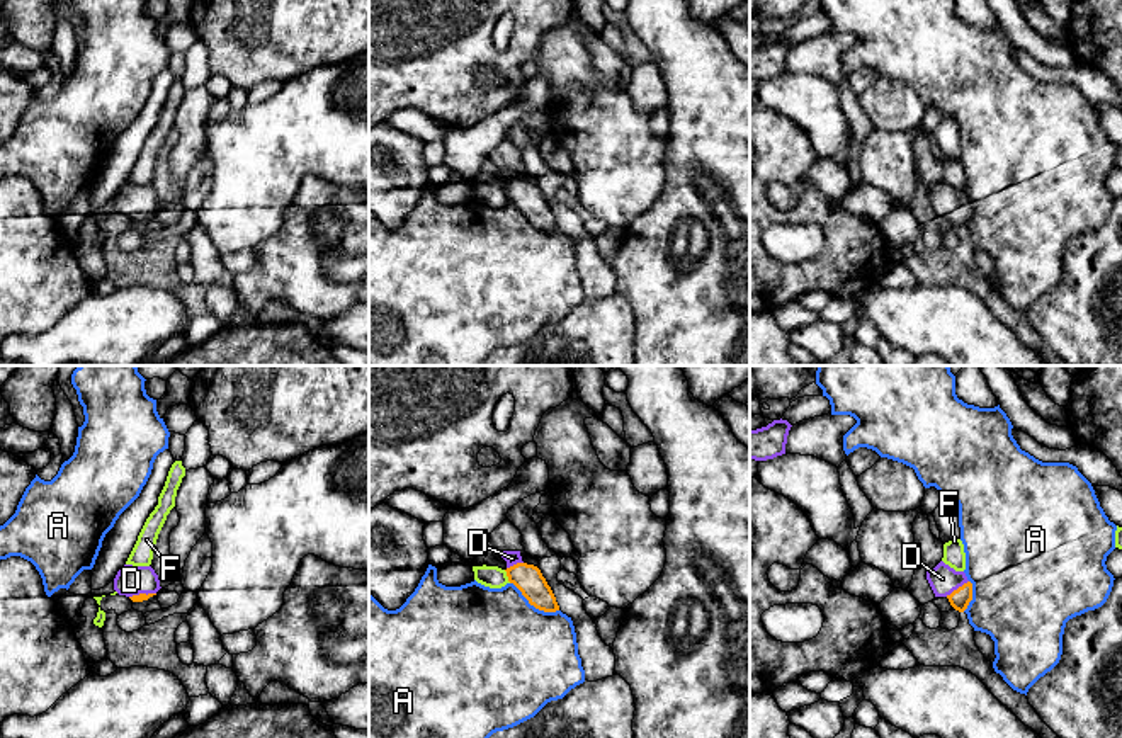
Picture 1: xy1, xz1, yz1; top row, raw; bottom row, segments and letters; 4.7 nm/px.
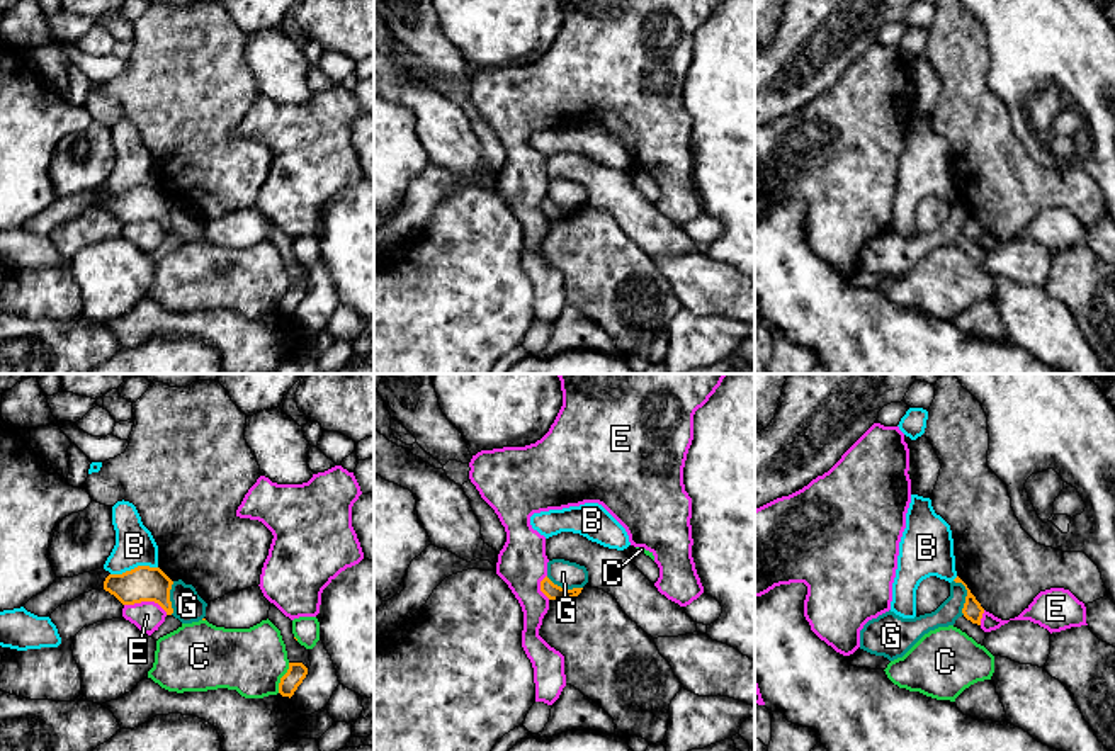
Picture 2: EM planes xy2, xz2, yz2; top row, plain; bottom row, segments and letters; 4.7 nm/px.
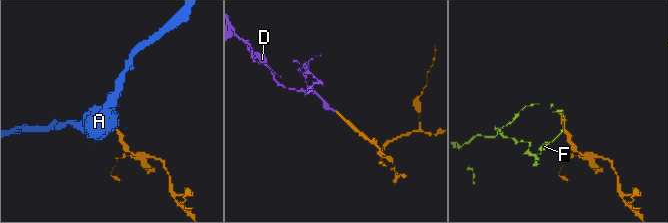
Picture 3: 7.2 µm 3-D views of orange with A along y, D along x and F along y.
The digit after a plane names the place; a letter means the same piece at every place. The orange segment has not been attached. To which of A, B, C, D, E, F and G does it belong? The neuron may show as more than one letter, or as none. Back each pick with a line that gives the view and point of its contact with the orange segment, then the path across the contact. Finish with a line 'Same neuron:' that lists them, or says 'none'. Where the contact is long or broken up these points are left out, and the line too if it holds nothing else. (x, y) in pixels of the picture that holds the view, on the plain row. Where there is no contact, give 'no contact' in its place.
D: yz1 (957, 208) | across yz1 (959, 218), (957, 208), (942, 198)
Same neuron: D

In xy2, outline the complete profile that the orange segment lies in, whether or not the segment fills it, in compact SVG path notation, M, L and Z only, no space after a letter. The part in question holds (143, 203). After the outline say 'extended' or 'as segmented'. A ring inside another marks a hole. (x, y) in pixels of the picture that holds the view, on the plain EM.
M138 185L122 194L109 194L104 200L104 209L114 214L122 224L155 221L167 234L172 234L172 204L173 200L160 187Z | as segmented

